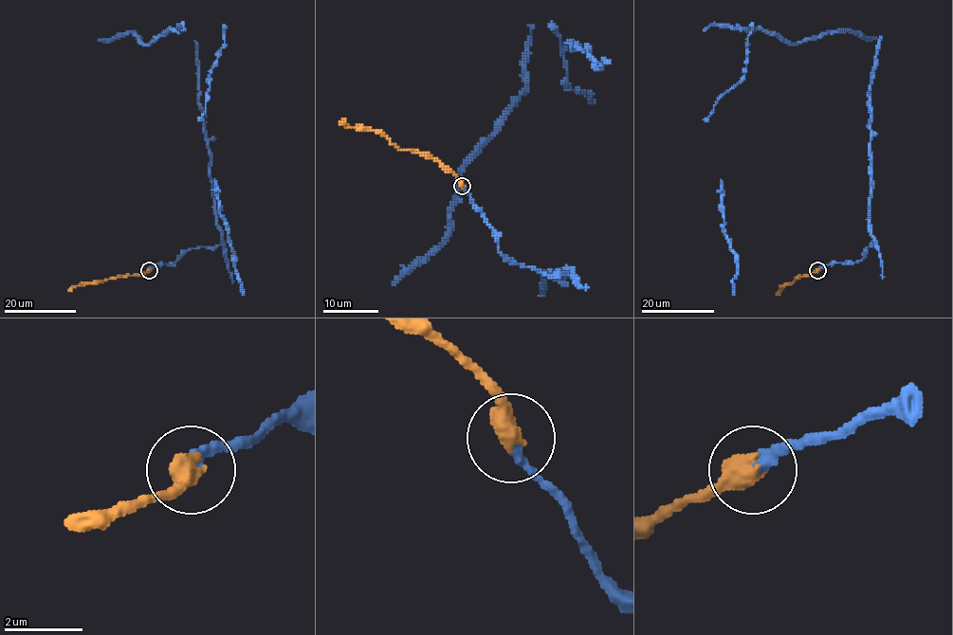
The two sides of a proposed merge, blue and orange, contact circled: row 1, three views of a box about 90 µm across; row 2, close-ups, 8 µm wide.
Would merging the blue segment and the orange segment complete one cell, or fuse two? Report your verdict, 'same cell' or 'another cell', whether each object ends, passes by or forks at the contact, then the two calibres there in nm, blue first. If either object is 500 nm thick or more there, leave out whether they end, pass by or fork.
same cell; 280 nm thick on the blue side, 600 nm on the other

